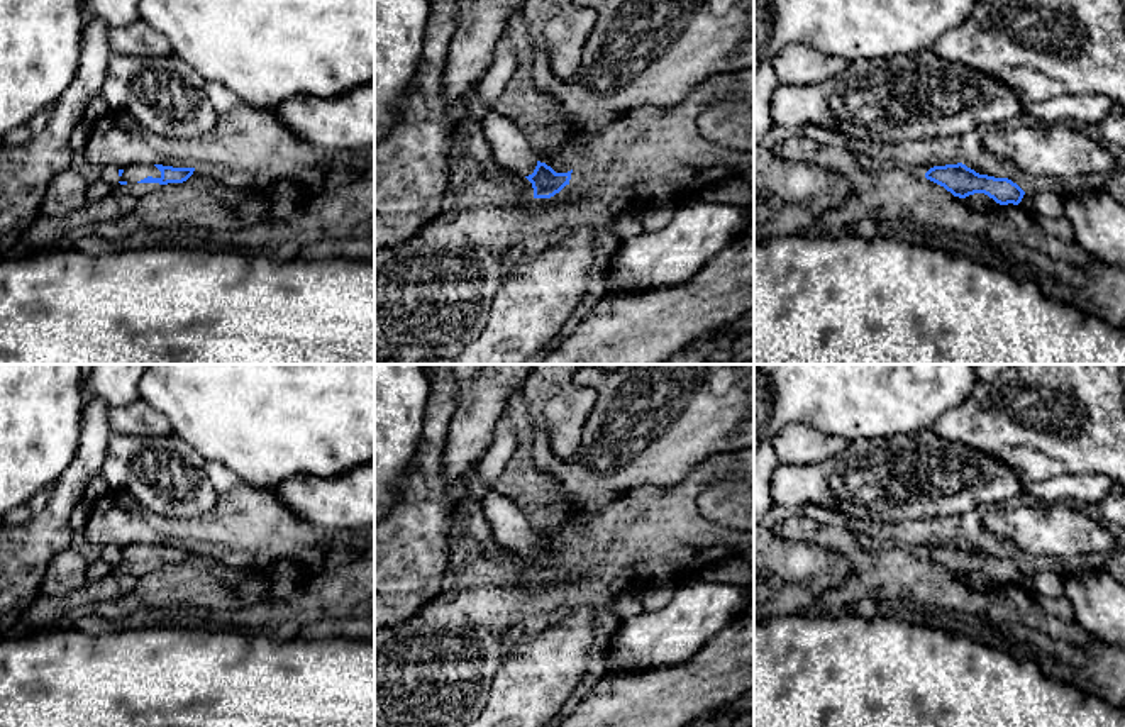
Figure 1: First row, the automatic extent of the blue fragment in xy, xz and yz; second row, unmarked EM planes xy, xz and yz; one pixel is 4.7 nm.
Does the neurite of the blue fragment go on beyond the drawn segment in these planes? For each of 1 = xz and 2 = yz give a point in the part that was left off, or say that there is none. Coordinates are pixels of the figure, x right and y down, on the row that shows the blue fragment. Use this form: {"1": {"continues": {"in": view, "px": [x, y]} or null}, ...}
{"1": {"continues": {"in": "xz", "px": [510, 148]}}, "2": {"continues": null}}

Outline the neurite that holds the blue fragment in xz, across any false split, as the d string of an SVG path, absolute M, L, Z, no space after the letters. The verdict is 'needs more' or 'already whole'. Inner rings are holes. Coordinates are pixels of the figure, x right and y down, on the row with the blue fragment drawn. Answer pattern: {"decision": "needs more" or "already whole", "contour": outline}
{"decision": "needs more", "contour": "M490 110L485 112L481 125L496 163L524 175L532 183L534 198L551 198L569 185L573 169L556 173L546 163L537 161L532 142L513 120Z"}

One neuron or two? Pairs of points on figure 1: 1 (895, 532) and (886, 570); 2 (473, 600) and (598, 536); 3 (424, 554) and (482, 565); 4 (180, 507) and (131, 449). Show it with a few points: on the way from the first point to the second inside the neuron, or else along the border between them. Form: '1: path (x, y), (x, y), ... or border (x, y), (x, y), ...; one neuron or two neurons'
1: border (895, 544), (919, 553); two neurons
2: path (514, 612), (541, 616), (597, 577); one neuron
3: border (449, 578), (446, 587), (422, 609); two neurons
4: path (175, 493), (144, 463); one neuron

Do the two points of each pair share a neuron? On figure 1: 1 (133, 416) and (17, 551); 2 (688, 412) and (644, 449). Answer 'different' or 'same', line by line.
1: different
2: same

